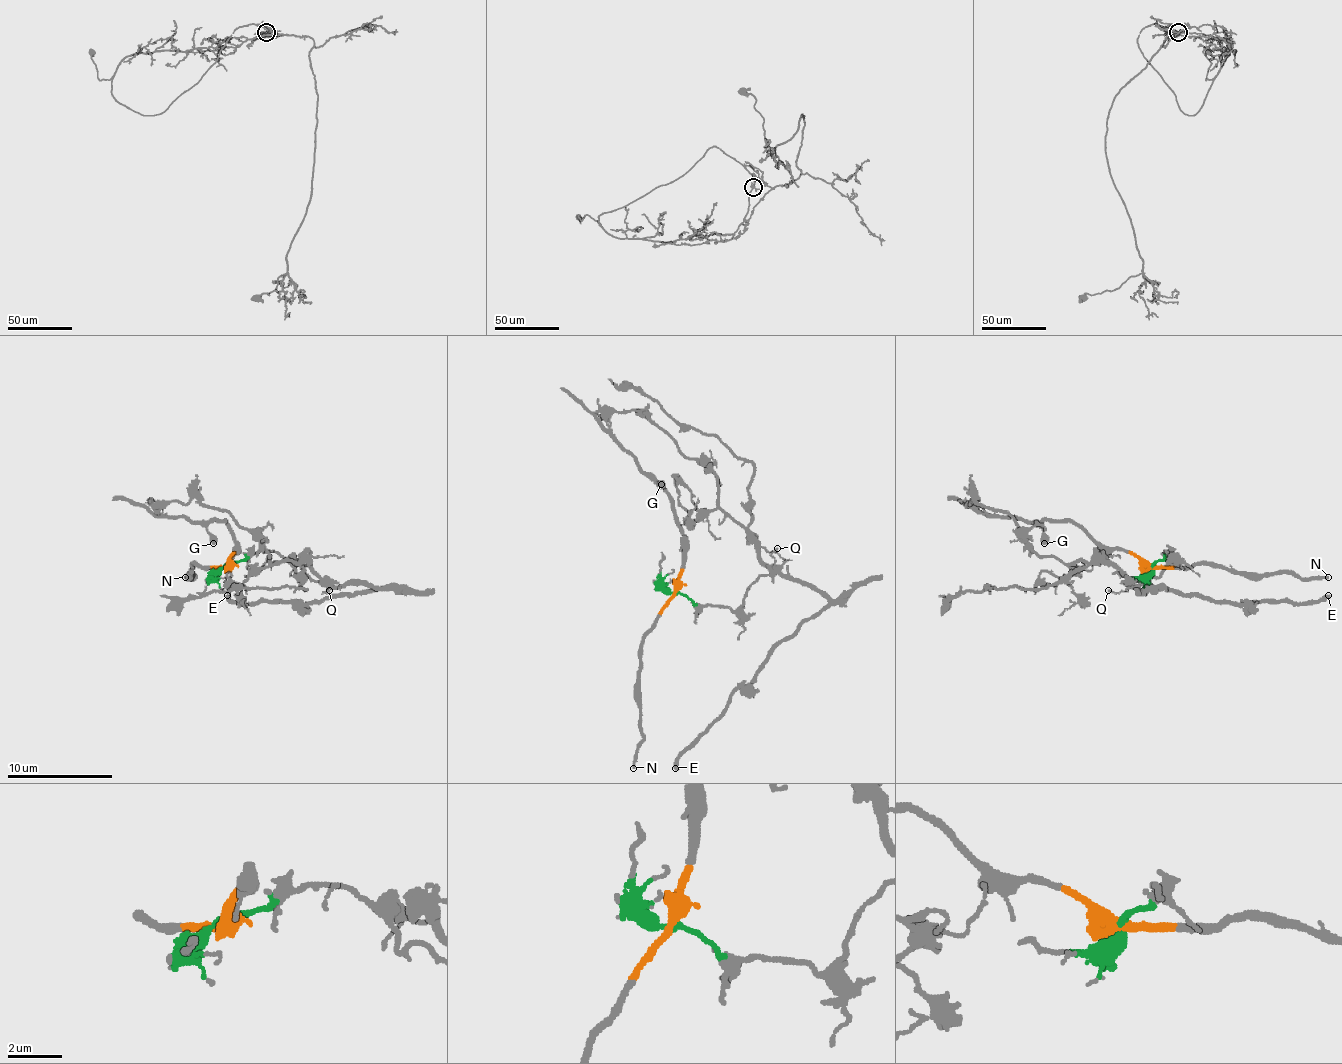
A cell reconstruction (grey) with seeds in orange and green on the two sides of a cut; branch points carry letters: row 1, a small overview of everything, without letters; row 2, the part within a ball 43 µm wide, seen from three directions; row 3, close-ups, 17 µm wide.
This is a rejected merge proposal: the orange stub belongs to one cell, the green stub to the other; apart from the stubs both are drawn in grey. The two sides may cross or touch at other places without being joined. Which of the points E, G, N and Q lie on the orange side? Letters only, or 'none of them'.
G, N

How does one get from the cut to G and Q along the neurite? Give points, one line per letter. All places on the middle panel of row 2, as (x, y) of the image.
G: (674, 591), (682, 562), (682, 541), (674, 512), (656, 480), (661, 485)
Q: (674, 591), (696, 604), (722, 604), (735, 609), (746, 591), (775, 567), (772, 554), (778, 549)

